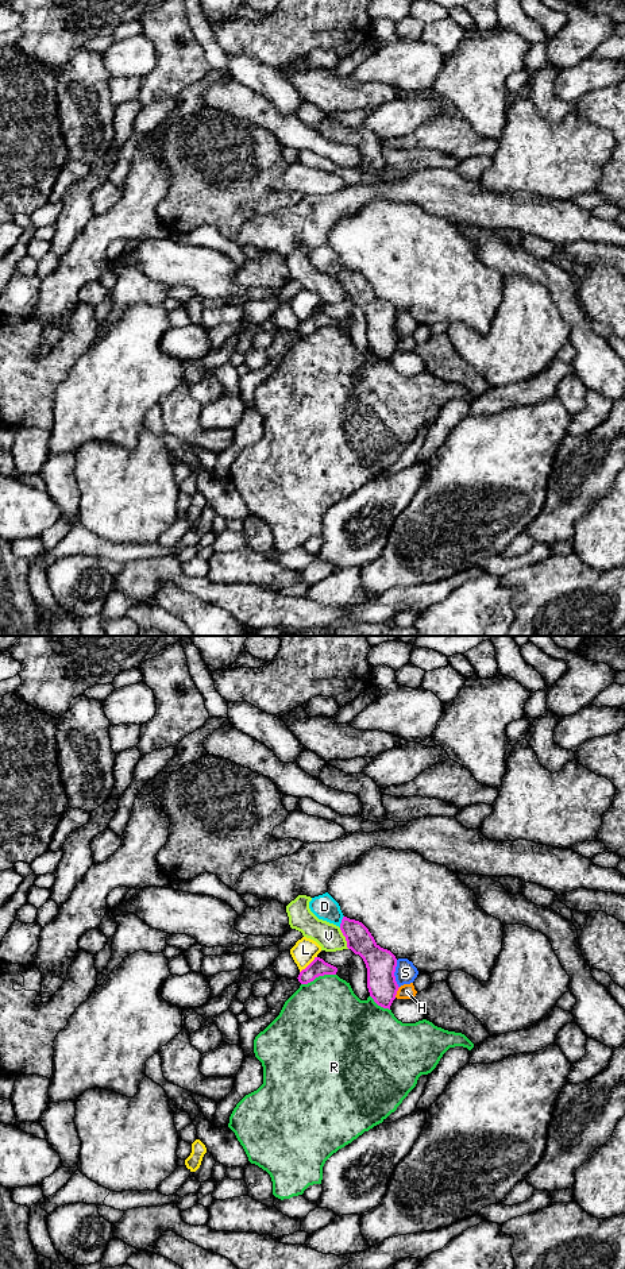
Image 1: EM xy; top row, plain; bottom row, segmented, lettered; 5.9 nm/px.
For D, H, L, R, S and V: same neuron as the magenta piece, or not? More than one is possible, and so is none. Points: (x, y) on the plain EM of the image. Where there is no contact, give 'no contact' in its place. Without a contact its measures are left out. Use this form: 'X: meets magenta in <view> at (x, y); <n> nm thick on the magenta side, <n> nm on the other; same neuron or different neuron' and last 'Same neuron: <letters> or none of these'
D: meets magenta in xy at (342, 273); 160 nm thick on the magenta side, 150 nm on the other; same neuron
H: meets magenta in xy at (396, 344); 180 nm thick on the magenta side, 90 nm on the other; different neuron
L: meets magenta in xy at (309, 316); 100 nm thick on the magenta side, 140 nm on the other; different neuron
R: meets magenta in xy at (317, 328); 100 nm thick on the magenta side, 460 nm on the other; different neuron
S: meets magenta in xy at (393, 326); 180 nm thick on the magenta side, 130 nm on the other; different neuron
V: meets magenta in xy at (346, 290); 170 nm thick on the magenta side, 160 nm on the other; different neuron
Same neuron: D

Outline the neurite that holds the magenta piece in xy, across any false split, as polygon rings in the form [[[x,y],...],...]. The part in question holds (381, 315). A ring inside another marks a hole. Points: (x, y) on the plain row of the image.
[[[328,244],[312,250],[309,261],[319,271],[340,279],[347,300],[359,306],[366,316],[370,348],[378,358],[390,362],[400,340],[394,328],[396,308],[381,300],[362,274],[344,269],[339,255]]]

